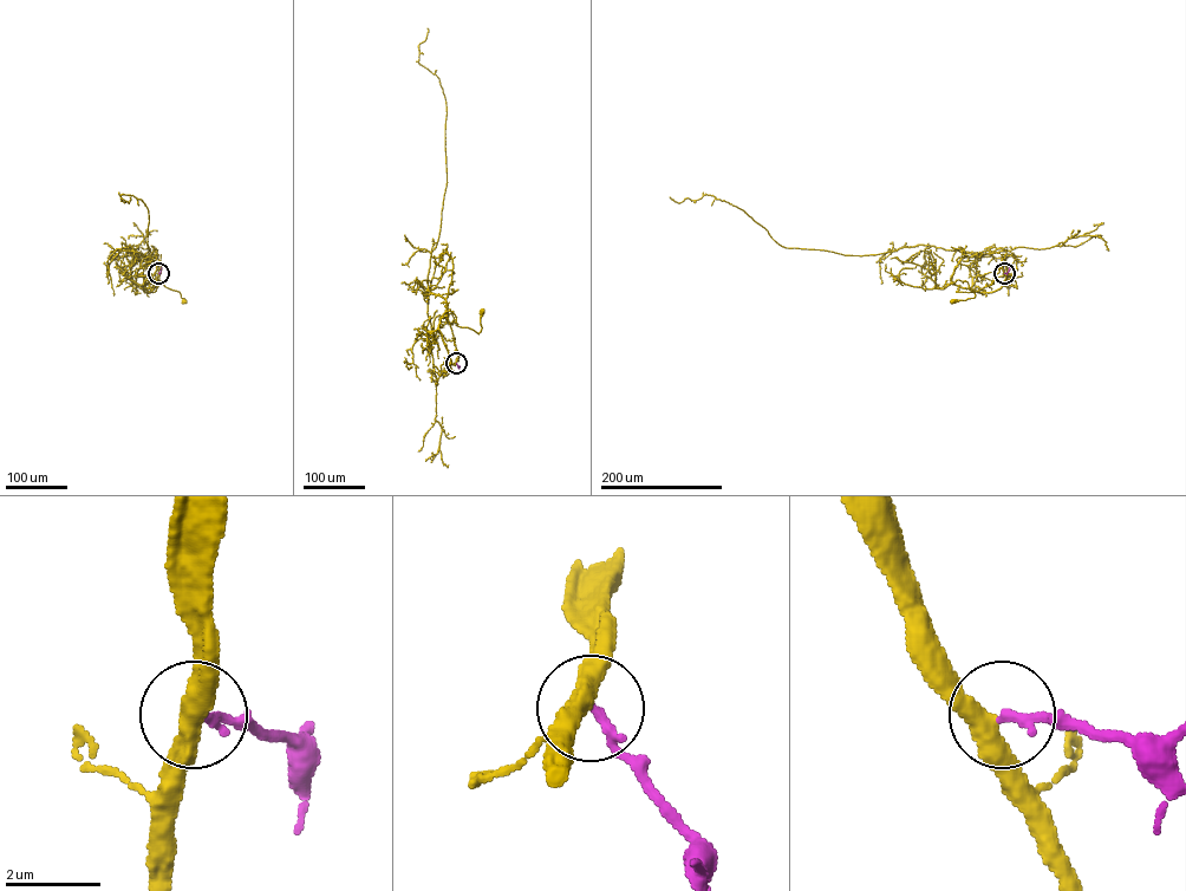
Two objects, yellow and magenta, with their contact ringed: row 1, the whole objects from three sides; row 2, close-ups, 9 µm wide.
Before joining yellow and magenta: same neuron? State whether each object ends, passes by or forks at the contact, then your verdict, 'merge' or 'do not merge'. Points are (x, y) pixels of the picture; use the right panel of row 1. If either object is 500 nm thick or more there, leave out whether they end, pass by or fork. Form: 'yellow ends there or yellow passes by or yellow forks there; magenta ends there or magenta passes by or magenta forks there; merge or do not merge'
yellow passes by; magenta ends there; merge

